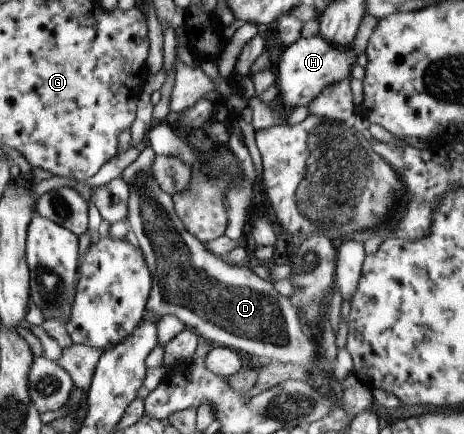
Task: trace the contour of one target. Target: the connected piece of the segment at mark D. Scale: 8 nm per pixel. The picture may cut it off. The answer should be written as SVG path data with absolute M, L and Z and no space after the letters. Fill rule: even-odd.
M150 145L144 147L143 150L139 151L136 160L134 160L132 164L129 164L122 171L120 176L120 178L128 185L129 192L127 202L128 212L125 222L126 224L130 224L130 233L135 238L135 242L141 251L144 264L146 265L151 278L150 290L145 304L145 314L158 318L164 316L164 314L176 316L176 318L182 322L184 329L190 329L194 331L197 336L202 336L202 338L204 338L211 346L224 346L225 348L230 348L247 359L251 356L252 358L266 358L266 360L280 362L280 364L284 365L298 364L299 366L306 367L308 369L315 365L319 359L318 350L316 349L316 345L313 343L313 341L304 336L304 332L302 332L302 324L300 324L300 320L298 320L298 310L296 310L296 306L292 303L290 297L280 296L280 294L274 290L273 284L269 281L260 280L260 278L258 278L258 276L256 276L256 274L250 270L249 265L233 266L232 264L227 264L224 258L213 256L205 249L203 243L201 243L197 238L194 238L194 236L192 236L182 226L182 223L180 220L178 220L178 217L174 212L171 196L164 194L164 192L162 192L160 187L156 184L156 181L153 179L151 173L151 164L154 157L155 154L152 147Z

